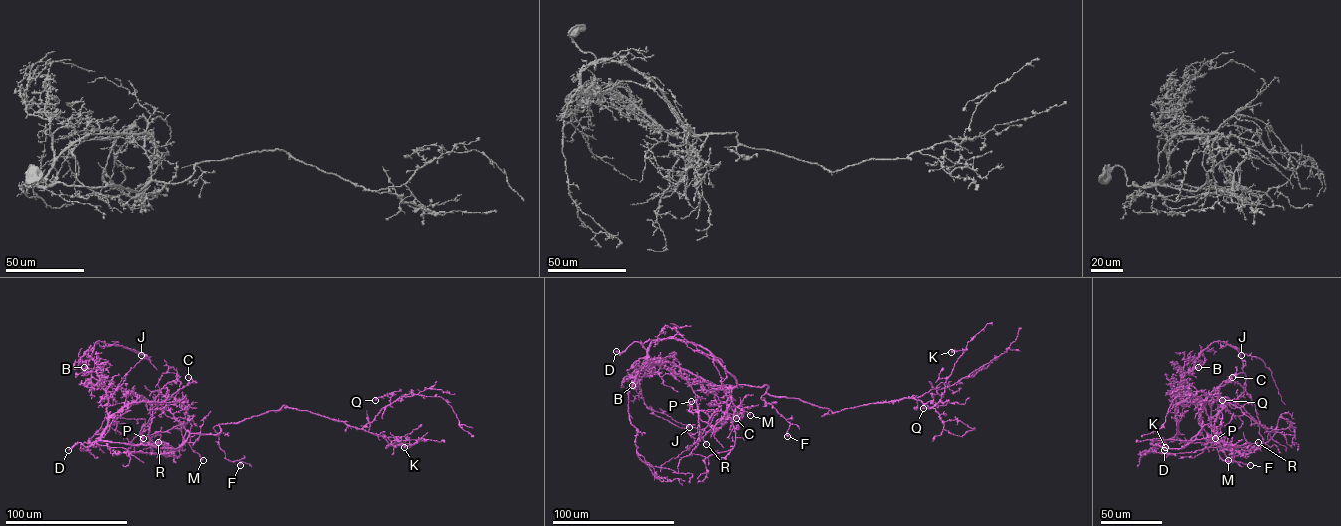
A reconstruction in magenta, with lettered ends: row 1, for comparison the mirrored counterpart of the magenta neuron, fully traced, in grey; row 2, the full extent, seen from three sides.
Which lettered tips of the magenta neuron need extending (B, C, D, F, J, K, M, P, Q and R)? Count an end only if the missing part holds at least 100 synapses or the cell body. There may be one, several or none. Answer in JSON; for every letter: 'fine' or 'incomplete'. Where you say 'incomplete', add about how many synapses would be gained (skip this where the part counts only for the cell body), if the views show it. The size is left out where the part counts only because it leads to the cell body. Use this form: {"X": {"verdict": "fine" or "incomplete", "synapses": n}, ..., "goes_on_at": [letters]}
{"B": {"verdict": "fine"}, "C": {"verdict": "fine"}, "D": {"verdict": "incomplete"}, "F": {"verdict": "fine"}, "J": {"verdict": "fine"}, "K": {"verdict": "fine"}, "M": {"verdict": "fine"}, "P": {"verdict": "fine"}, "Q": {"verdict": "fine"}, "R": {"verdict": "fine"}, "goes_on_at": ["D"]}

